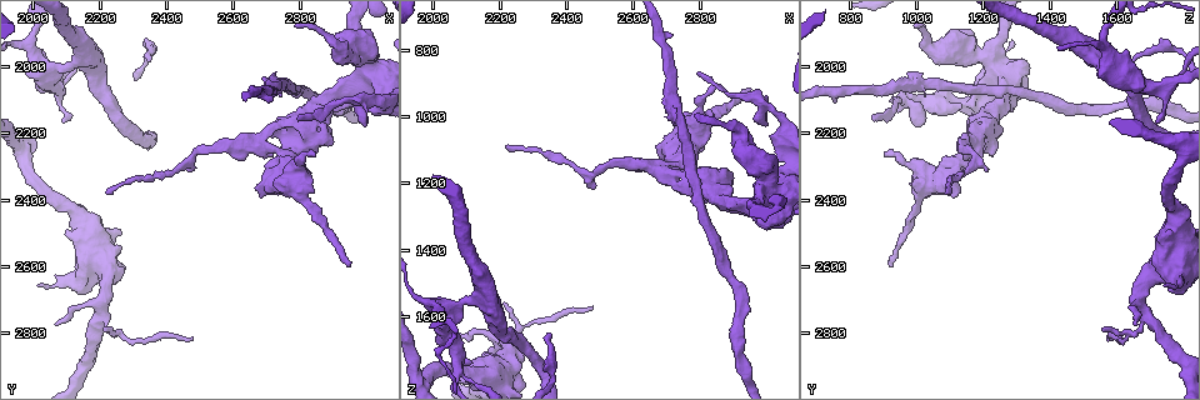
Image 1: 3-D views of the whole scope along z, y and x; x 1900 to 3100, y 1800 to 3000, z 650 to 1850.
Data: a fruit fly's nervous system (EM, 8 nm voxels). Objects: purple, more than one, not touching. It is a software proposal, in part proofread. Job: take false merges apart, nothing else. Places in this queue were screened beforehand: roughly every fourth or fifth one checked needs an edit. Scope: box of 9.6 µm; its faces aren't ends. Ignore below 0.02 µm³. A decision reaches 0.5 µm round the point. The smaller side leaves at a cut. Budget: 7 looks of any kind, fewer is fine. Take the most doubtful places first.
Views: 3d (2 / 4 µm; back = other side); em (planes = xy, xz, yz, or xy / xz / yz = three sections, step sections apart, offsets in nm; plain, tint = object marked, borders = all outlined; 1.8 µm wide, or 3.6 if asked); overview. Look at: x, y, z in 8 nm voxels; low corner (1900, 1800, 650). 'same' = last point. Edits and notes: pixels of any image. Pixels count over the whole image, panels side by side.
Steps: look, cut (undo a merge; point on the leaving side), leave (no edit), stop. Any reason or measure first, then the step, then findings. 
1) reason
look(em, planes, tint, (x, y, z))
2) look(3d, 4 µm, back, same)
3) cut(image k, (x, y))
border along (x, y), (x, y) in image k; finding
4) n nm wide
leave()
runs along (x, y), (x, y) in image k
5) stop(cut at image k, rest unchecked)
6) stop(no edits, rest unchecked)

two arms at a narrow angle
look(em, 3.6 µm, xz, step 16, tint, (2210, 2600, 1760))

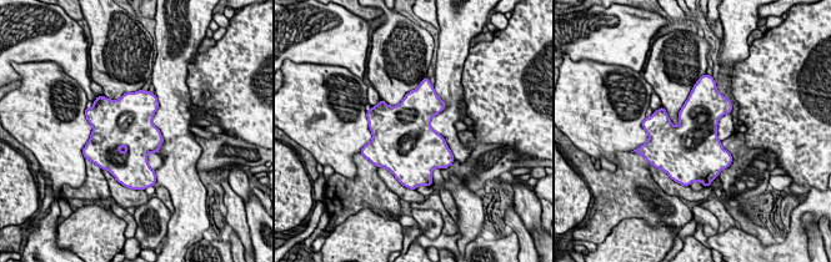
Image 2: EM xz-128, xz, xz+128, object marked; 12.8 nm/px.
cut it another way
look(em, 3.6 µm, planes, tint, same)

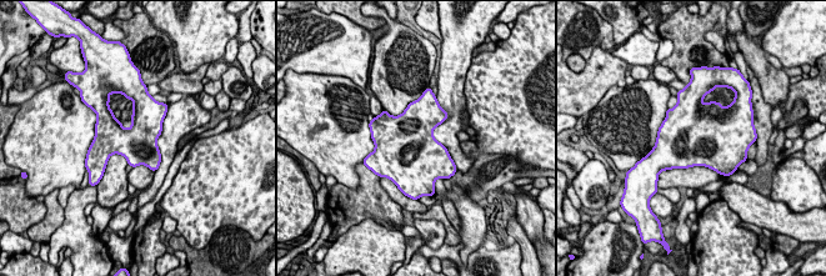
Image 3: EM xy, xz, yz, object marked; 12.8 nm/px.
leave()
all the same cell

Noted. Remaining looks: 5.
closes a loop
look(em, planes, plain, (2980, 1970, 1210))

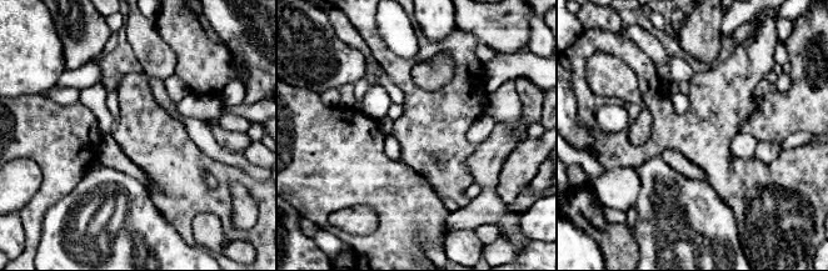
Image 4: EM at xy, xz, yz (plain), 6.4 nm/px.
look(em, planes, tint, same)

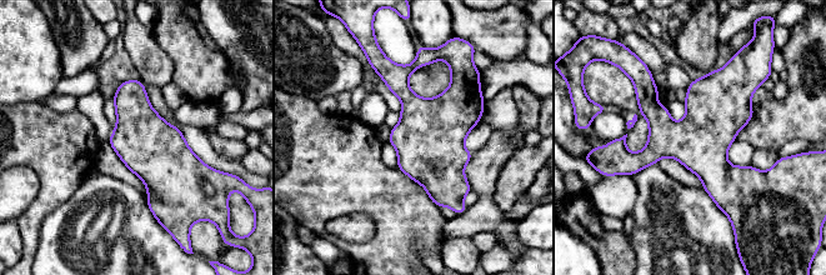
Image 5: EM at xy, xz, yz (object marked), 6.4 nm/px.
leave()
continuous, no second cell

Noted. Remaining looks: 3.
sharp bend
look(3d, 2 µm, (2660, 2230, 1160))

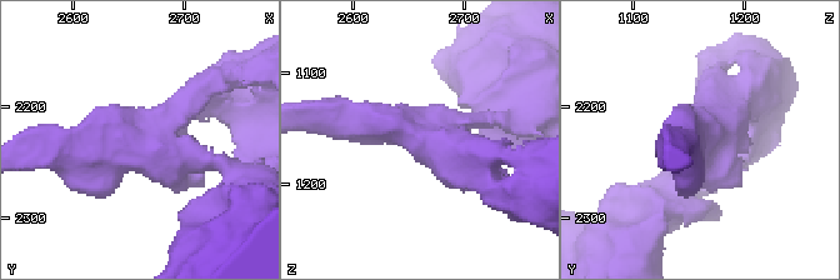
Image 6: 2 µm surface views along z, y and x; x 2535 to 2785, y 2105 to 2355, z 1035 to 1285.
look(em, 3.6 µm, planes, borders, (2670, 2224, 1164))

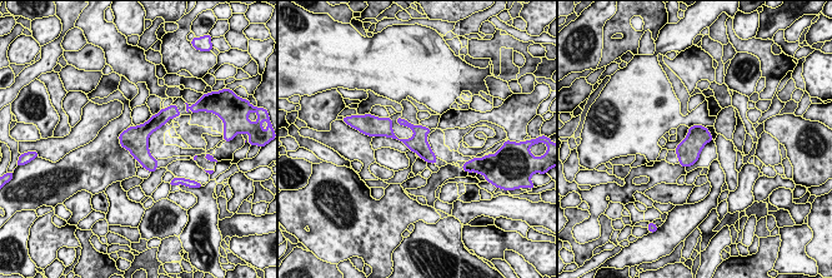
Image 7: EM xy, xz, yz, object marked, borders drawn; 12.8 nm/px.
leave()
runs along (382, 133), (417, 144), (432, 159) in image 7; continuous, no second cell

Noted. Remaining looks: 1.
stop(no edits, rest unchecked)

